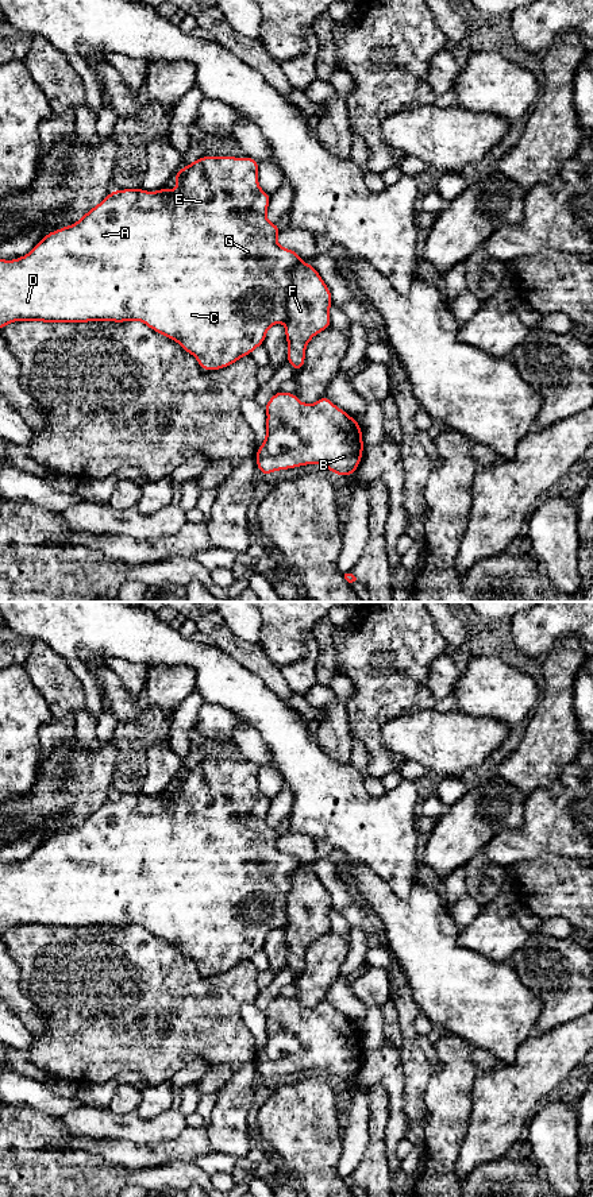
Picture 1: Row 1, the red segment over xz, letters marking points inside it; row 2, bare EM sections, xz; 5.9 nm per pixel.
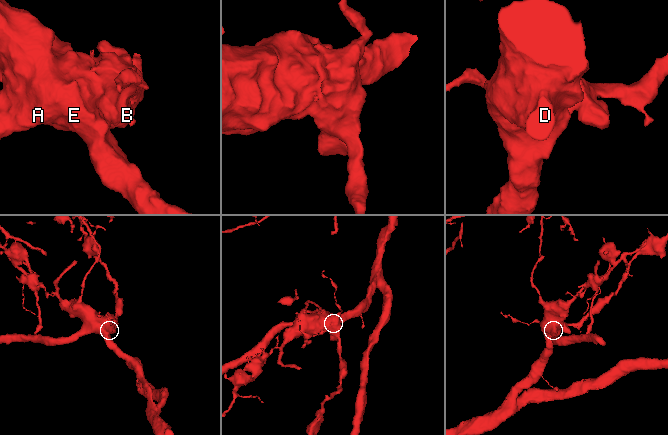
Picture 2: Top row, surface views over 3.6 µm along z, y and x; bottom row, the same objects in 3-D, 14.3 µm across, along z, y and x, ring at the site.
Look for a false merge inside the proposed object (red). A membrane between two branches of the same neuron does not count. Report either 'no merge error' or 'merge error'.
no merge error

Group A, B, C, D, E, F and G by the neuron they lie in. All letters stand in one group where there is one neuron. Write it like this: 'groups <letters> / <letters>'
groups A B C D E F G

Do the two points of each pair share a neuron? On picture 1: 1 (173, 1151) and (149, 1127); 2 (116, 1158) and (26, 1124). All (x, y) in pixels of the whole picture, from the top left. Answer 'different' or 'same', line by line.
1: different
2: different

